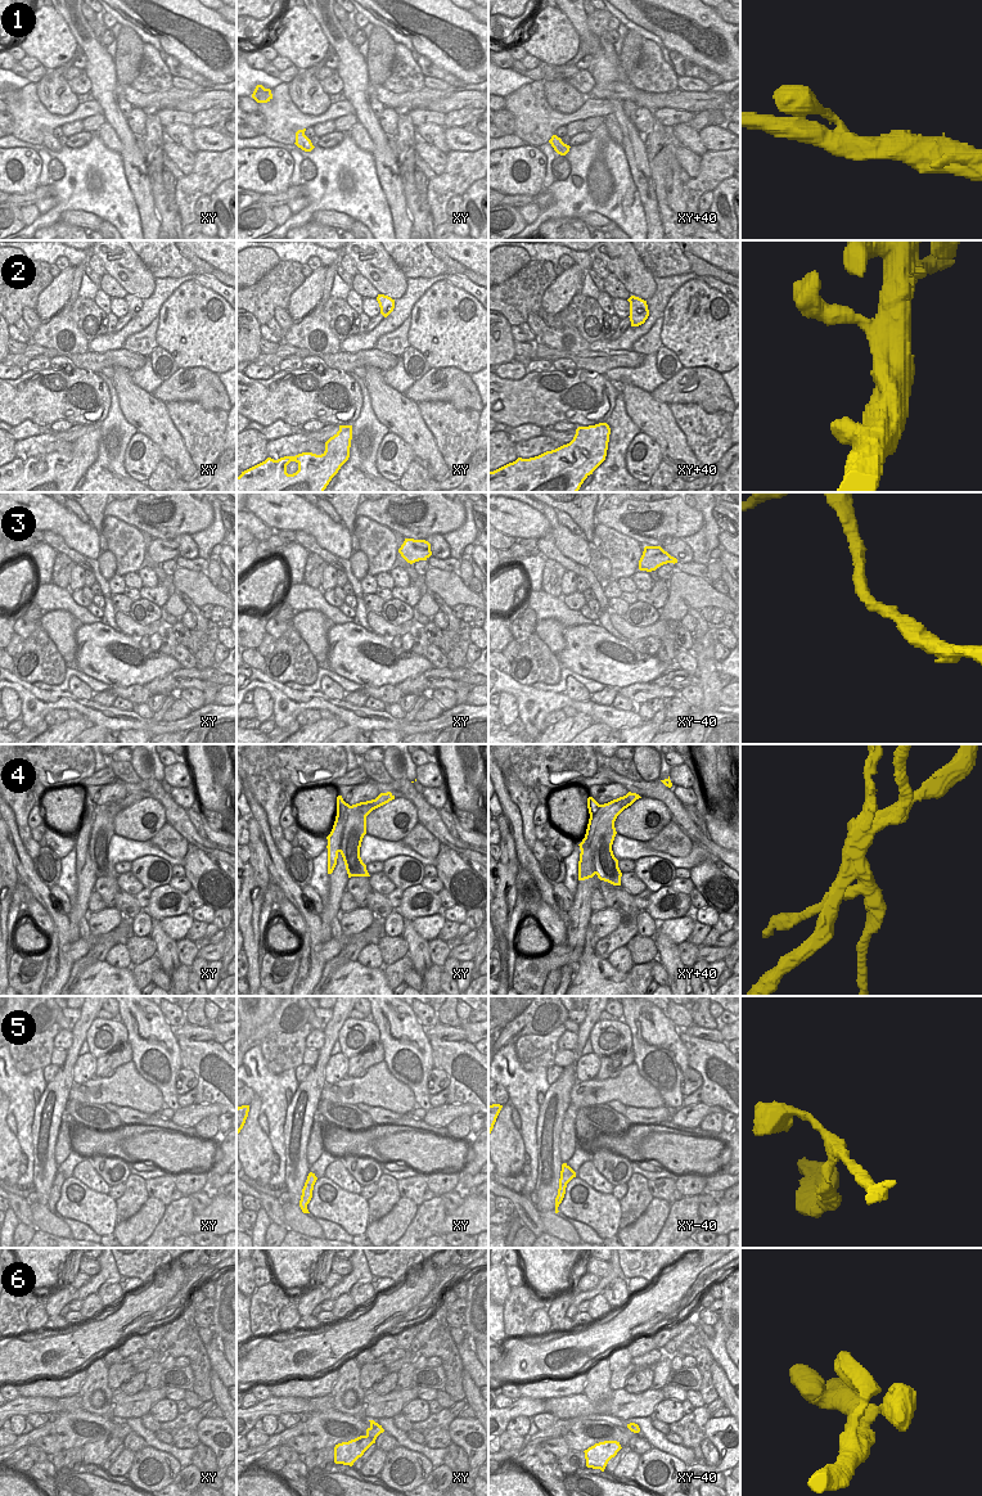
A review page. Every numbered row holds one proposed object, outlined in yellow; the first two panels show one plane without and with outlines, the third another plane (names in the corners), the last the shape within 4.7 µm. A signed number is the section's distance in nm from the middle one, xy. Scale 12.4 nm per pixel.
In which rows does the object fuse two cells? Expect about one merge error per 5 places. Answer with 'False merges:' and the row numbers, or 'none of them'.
False merges: 4

